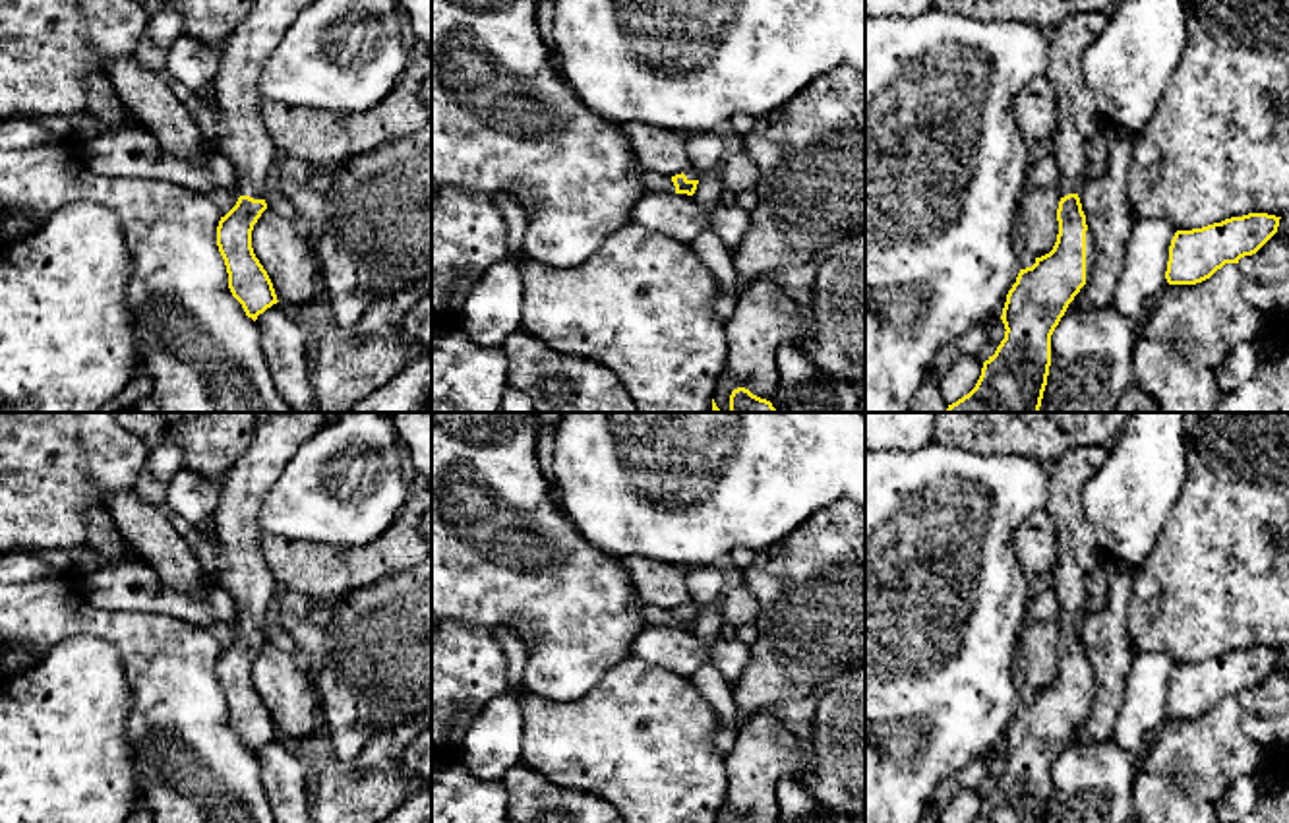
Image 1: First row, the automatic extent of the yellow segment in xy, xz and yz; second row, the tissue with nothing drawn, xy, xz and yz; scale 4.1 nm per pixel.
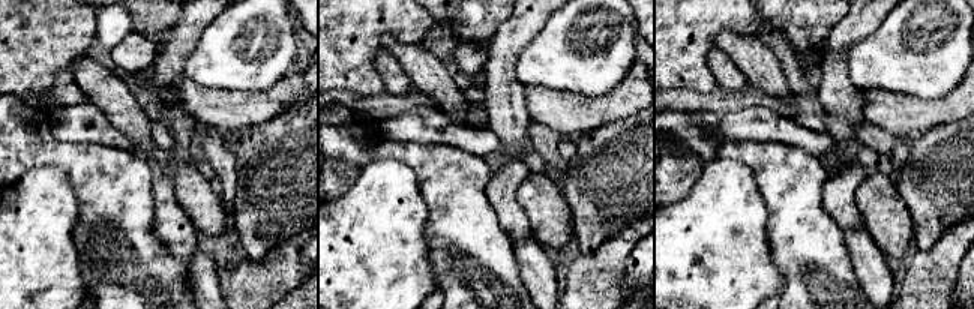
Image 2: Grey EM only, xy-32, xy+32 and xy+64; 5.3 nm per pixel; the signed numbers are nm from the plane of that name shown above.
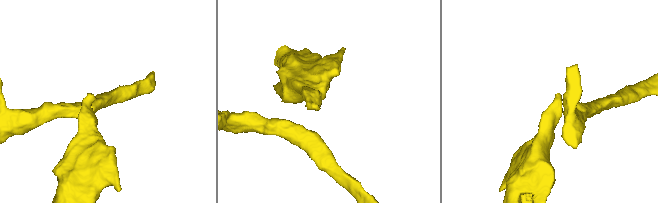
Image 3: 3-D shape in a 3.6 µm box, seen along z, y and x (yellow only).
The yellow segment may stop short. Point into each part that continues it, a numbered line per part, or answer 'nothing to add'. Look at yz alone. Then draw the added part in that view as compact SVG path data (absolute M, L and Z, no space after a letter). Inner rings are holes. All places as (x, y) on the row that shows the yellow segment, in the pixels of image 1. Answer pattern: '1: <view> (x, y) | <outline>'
1: yz (1077, 111) | M1099 10L1066 15L1055 27L1043 29L1049 41L1049 66L1045 77L1057 97L1057 130L1049 143L1061 180L1061 198L1078 194L1084 182L1088 137L1101 130L1097 101L1082 77L1082 54L1107 27L1109 15Z
2: yz (1090, 248) | M1090 229L1086 230L1086 281L1090 281L1094 273L1094 261L1095 261L1095 244Z

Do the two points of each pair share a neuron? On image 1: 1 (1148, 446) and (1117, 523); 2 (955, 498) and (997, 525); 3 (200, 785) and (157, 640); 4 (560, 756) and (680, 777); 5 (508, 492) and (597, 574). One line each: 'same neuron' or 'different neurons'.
1: same neuron
2: same neuron
3: same neuron
4: same neuron
5: same neuron

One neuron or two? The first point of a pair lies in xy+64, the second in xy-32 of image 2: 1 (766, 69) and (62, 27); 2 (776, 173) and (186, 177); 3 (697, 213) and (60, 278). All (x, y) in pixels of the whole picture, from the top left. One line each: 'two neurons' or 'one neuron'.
1: two neurons
2: two neurons
3: one neuron

